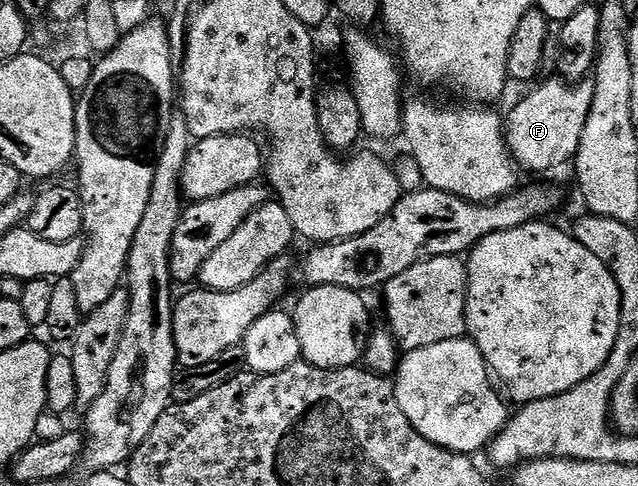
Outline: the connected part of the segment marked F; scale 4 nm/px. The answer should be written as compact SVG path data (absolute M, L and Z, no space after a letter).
M549 78L541 83L510 110L509 116L507 112L505 120L509 151L513 153L518 169L525 171L526 168L529 172L549 172L568 160L570 163L576 157L579 138L583 138L583 126L587 126L587 114L593 97L593 85L589 82Z

